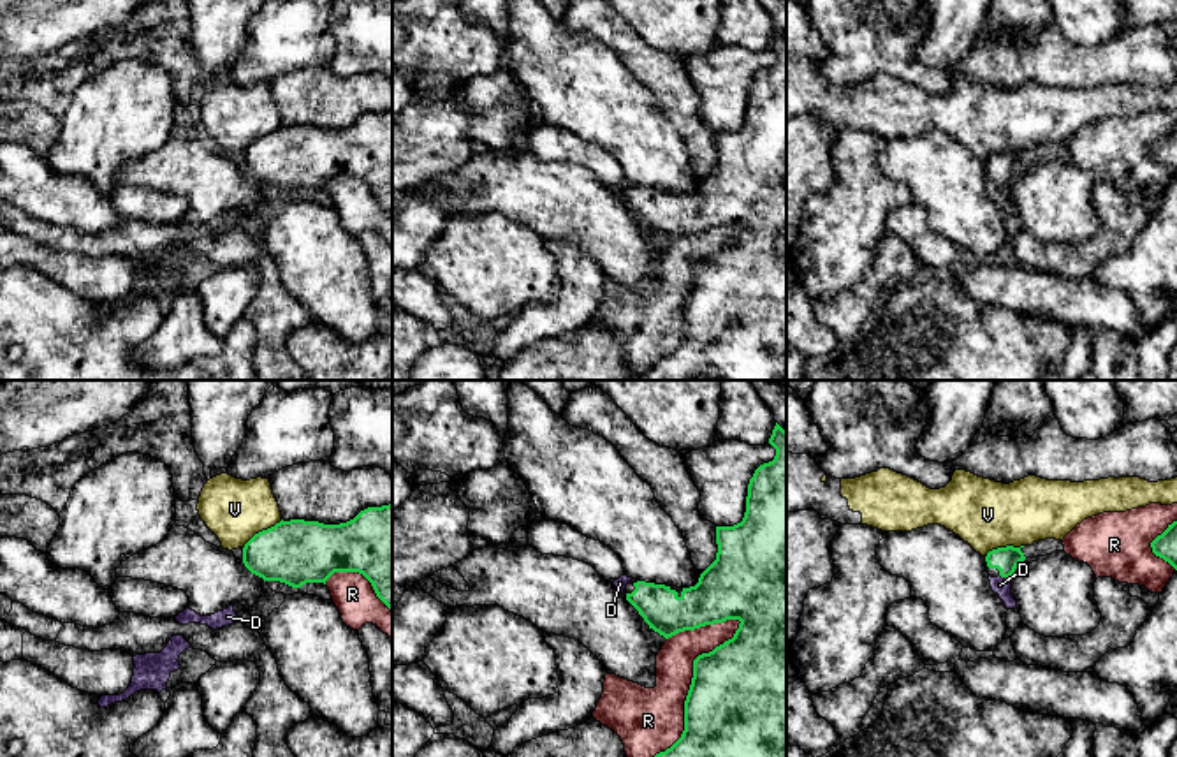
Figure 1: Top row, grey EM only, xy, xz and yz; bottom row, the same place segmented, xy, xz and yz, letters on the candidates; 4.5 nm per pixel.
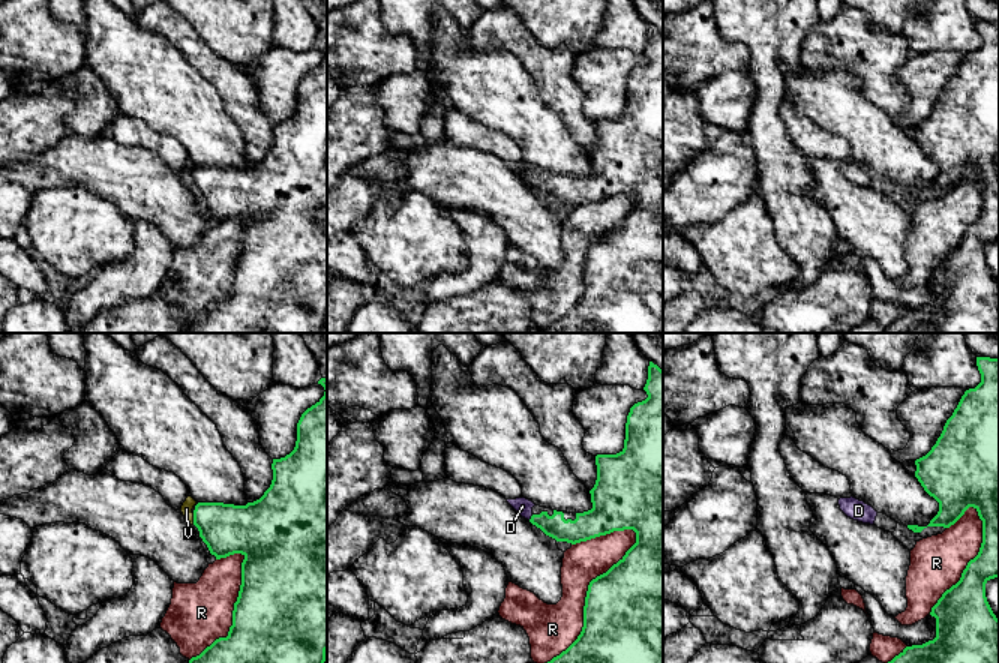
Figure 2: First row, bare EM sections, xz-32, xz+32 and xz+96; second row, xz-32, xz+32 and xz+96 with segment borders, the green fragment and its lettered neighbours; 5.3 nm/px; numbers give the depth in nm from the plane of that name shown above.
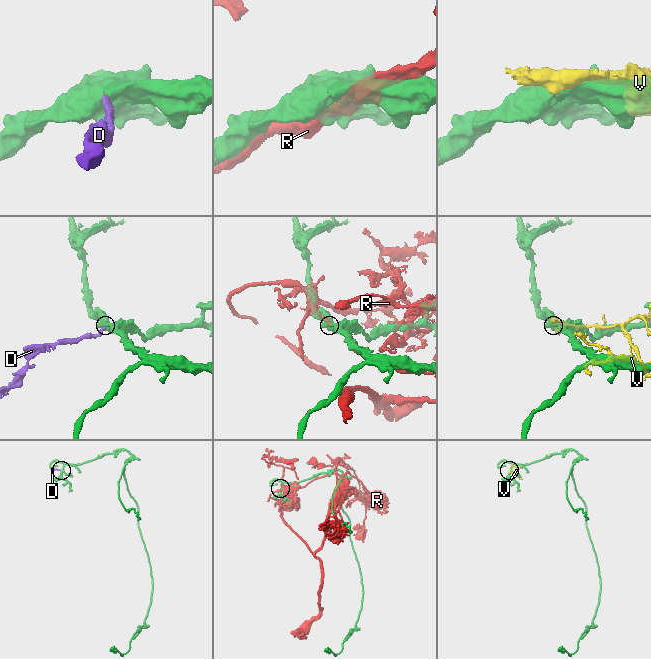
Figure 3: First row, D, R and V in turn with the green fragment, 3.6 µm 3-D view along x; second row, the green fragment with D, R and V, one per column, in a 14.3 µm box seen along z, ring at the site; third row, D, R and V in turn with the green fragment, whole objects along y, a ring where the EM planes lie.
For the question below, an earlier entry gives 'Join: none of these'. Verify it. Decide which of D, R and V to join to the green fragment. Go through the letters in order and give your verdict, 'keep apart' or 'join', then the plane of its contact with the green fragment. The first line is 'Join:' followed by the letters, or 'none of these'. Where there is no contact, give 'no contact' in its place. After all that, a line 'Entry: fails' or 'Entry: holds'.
Join: D
D: join | yz
R: keep apart | xz
V: keep apart | xy
Entry: fails

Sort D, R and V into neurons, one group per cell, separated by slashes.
D / R / V

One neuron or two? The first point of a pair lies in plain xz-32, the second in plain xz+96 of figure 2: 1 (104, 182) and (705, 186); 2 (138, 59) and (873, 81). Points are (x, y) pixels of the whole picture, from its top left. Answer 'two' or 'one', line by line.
1: two
2: two

